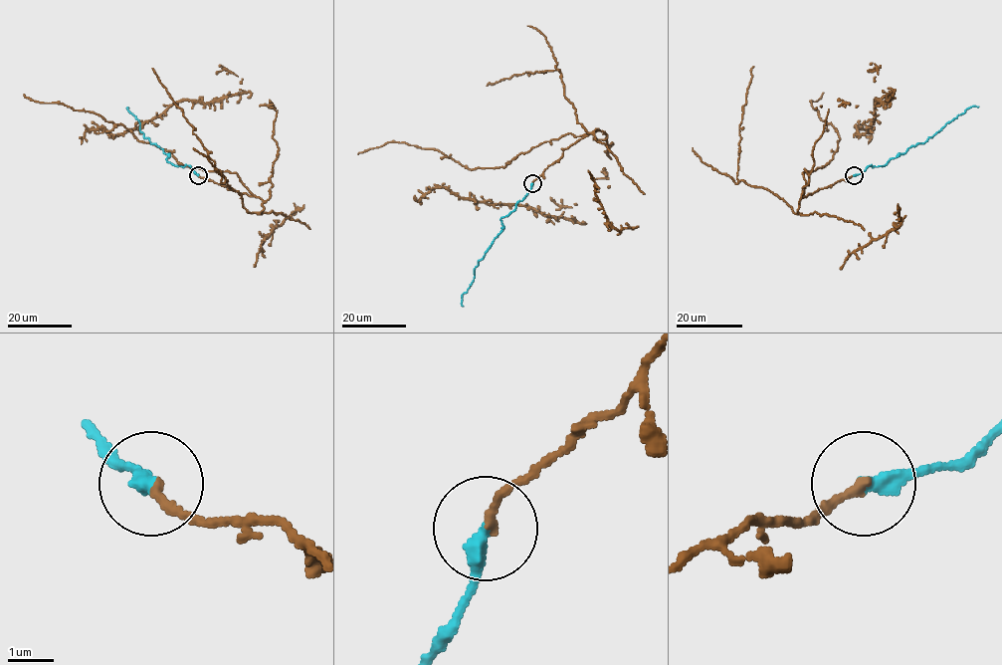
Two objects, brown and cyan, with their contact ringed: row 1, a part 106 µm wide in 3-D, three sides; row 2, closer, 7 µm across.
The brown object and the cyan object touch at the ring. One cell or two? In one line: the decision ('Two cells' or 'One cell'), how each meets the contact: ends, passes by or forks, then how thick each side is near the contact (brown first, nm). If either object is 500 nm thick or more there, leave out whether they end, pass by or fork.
One cell. At the ring brown ends. At the ring cyan ends. Thickness 190 nm (brown) against 360 nm

